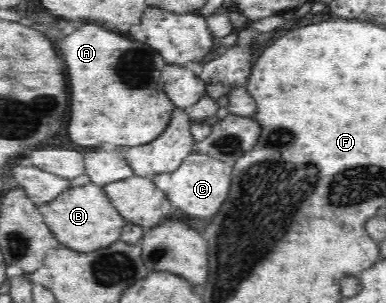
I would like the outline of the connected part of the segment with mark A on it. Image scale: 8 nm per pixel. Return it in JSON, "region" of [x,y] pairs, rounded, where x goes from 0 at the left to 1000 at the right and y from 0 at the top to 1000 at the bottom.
{"region":[[[215,76],[174,122],[153,129],[153,162],[174,221],[179,261],[179,452],[212,485],[241,488],[267,472],[313,485],[370,479],[417,446],[435,413],[451,340],[427,310],[415,221],[427,211],[420,182],[389,149],[355,129],[329,129],[308,109],[277,102],[251,76]]]}

